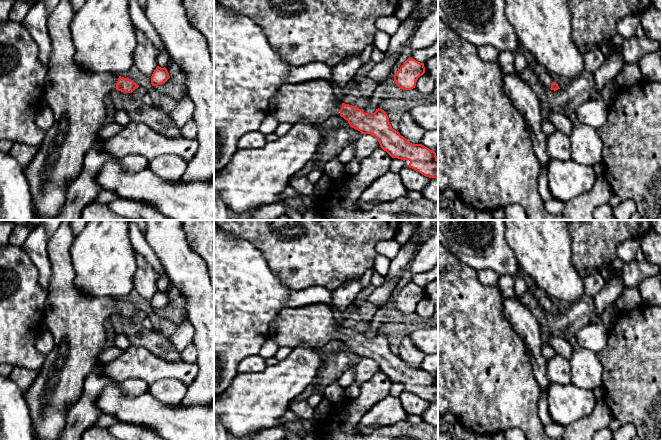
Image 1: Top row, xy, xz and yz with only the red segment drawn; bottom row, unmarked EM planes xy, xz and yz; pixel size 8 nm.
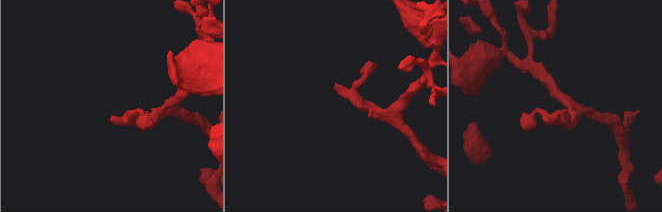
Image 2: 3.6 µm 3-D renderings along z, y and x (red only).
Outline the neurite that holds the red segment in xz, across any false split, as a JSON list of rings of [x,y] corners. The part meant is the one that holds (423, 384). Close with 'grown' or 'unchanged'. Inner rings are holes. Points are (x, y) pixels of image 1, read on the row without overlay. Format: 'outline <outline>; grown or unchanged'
outline [[[318,303],[303,305],[298,308],[284,308],[270,322],[268,339],[273,340],[279,347],[288,346],[292,349],[300,344],[321,348],[331,341],[341,340],[348,345],[352,352],[360,355],[361,358],[374,360],[378,364],[380,371],[392,382],[398,382],[403,385],[409,384],[409,392],[426,401],[438,402],[438,383],[434,375],[422,368],[412,368],[407,365],[398,355],[392,352],[388,339],[384,334],[378,332],[374,337],[368,338],[363,333],[338,324],[329,304]]]; grown

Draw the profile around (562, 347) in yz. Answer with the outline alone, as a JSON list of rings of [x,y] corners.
[[[551,335],[549,337],[549,345],[554,349],[556,354],[564,357],[565,359],[569,360],[572,357],[574,348],[567,339]]]

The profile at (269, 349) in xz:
[[[267,339],[266,342],[262,345],[259,355],[265,360],[268,358],[273,358],[276,356],[279,345],[276,344],[273,340]]]

